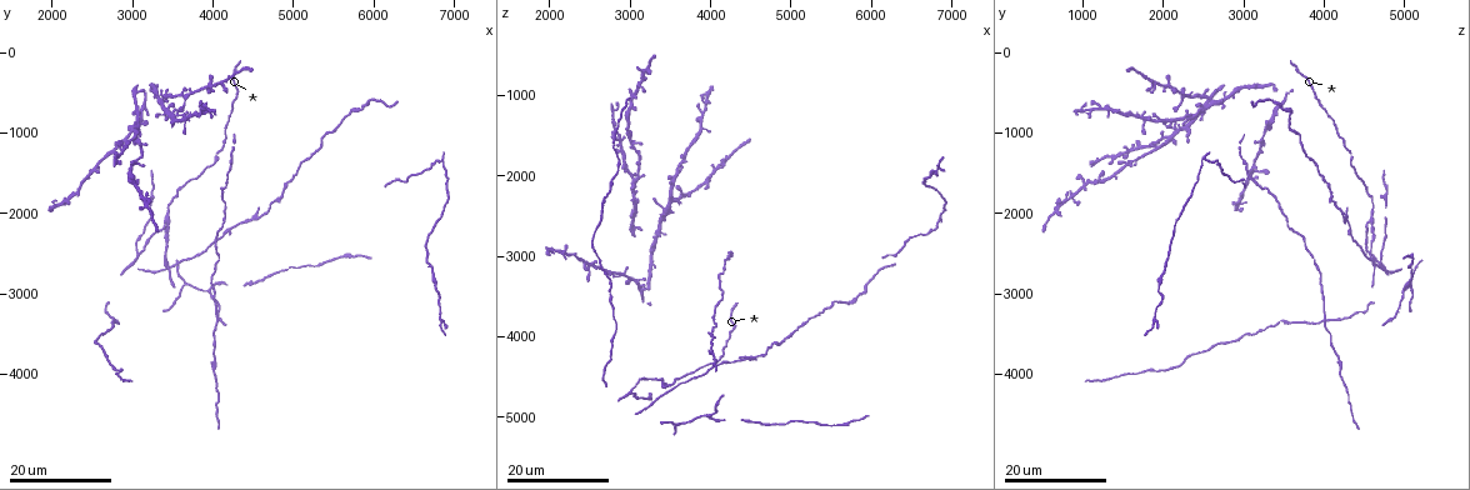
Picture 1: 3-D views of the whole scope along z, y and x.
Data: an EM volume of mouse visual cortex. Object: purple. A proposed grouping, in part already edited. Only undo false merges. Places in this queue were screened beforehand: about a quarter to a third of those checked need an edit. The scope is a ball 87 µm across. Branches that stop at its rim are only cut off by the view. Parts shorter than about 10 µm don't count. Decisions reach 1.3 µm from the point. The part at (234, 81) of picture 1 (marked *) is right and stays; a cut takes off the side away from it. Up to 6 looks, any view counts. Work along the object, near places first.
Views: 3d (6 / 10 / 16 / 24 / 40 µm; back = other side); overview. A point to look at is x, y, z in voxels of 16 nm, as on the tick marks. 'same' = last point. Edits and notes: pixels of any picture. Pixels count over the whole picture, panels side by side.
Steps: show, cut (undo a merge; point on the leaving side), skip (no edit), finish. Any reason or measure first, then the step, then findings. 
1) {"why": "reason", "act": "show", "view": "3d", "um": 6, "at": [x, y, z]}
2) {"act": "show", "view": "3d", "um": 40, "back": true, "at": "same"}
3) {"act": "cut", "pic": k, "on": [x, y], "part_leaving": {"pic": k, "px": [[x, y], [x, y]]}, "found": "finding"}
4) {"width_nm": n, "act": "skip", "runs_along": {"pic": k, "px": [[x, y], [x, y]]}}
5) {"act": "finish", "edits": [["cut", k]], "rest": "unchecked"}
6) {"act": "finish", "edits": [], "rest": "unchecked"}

{"act": "show", "view": "3d", "um": 16, "at": [3050, 1100, 2050]}

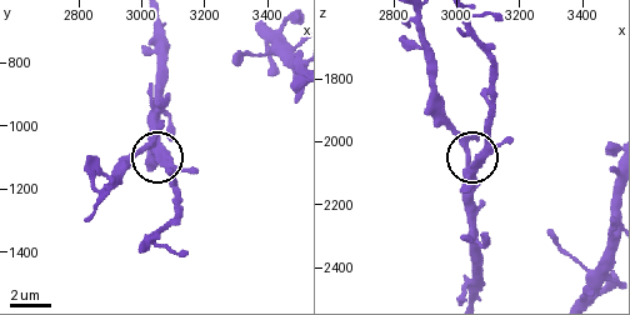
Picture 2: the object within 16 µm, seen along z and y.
{"act": "show", "view": "3d", "um": 6, "at": [3070, 1080, 2060]}

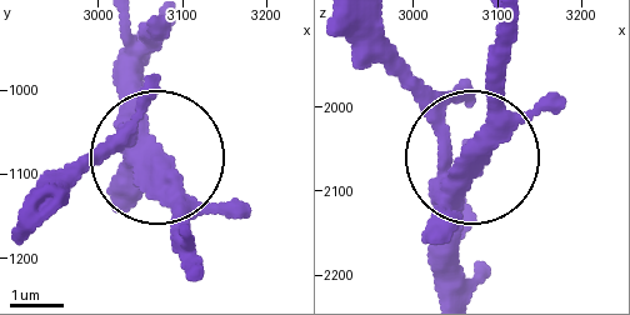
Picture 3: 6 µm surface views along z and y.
{"side_arm_um": 19, "act": "skip", "found": "one neuron here"}

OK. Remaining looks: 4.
{"why": "two arms in line, one across", "act": "show", "view": "3d", "um": 24, "at": [4500, 2100, 4250]}

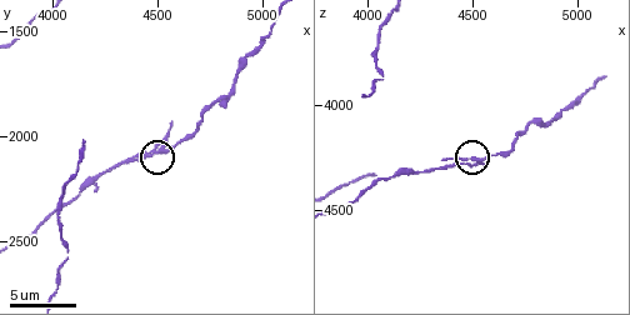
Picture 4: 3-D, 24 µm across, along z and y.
{"act": "show", "view": "3d", "um": 6, "at": [4510, 2070, 4270]}

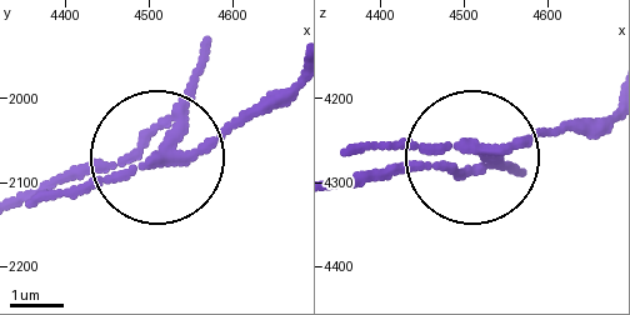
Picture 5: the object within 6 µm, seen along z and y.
{"arms": 3, "act": "cut", "pic": 5, "on": [214, 139], "part_leaving": {"pic": 5, "px": [[136, 155], [204, 151], [285, 88]]}, "found": "two neurons meet here"}

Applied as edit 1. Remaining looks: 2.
{"act": "finish", "edits": [["cut", 5]], "rest": "unchecked"}

